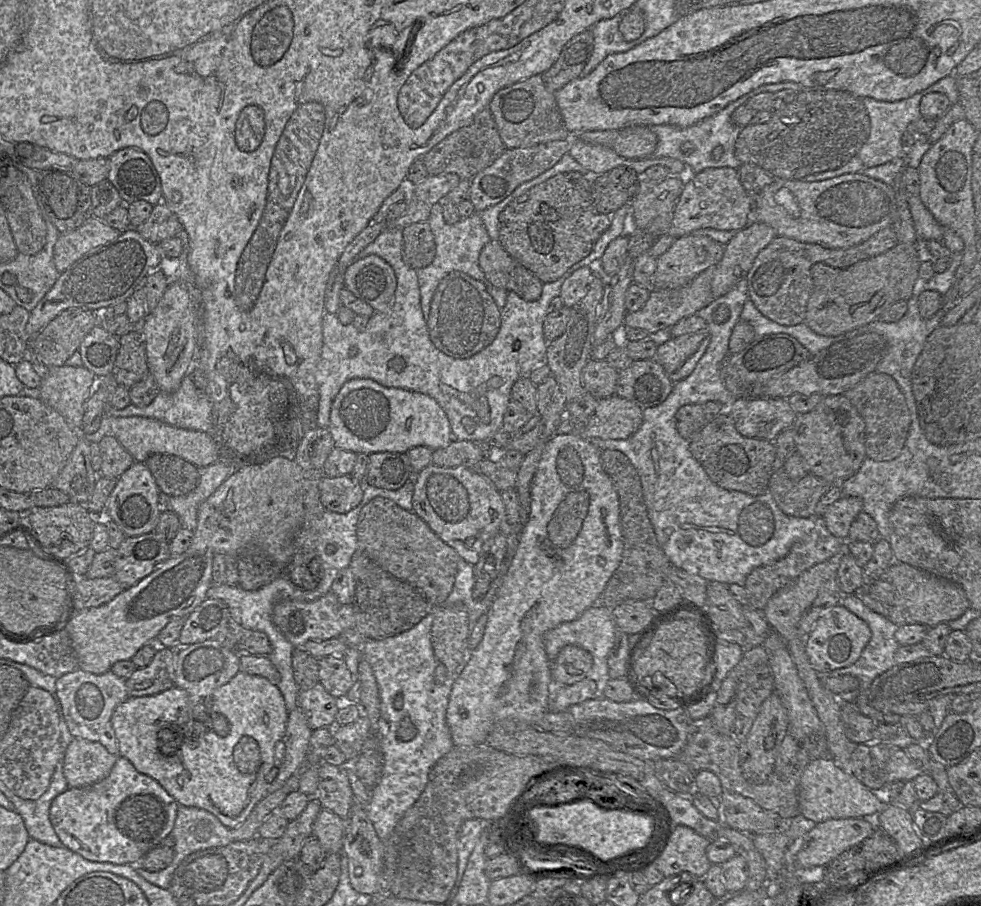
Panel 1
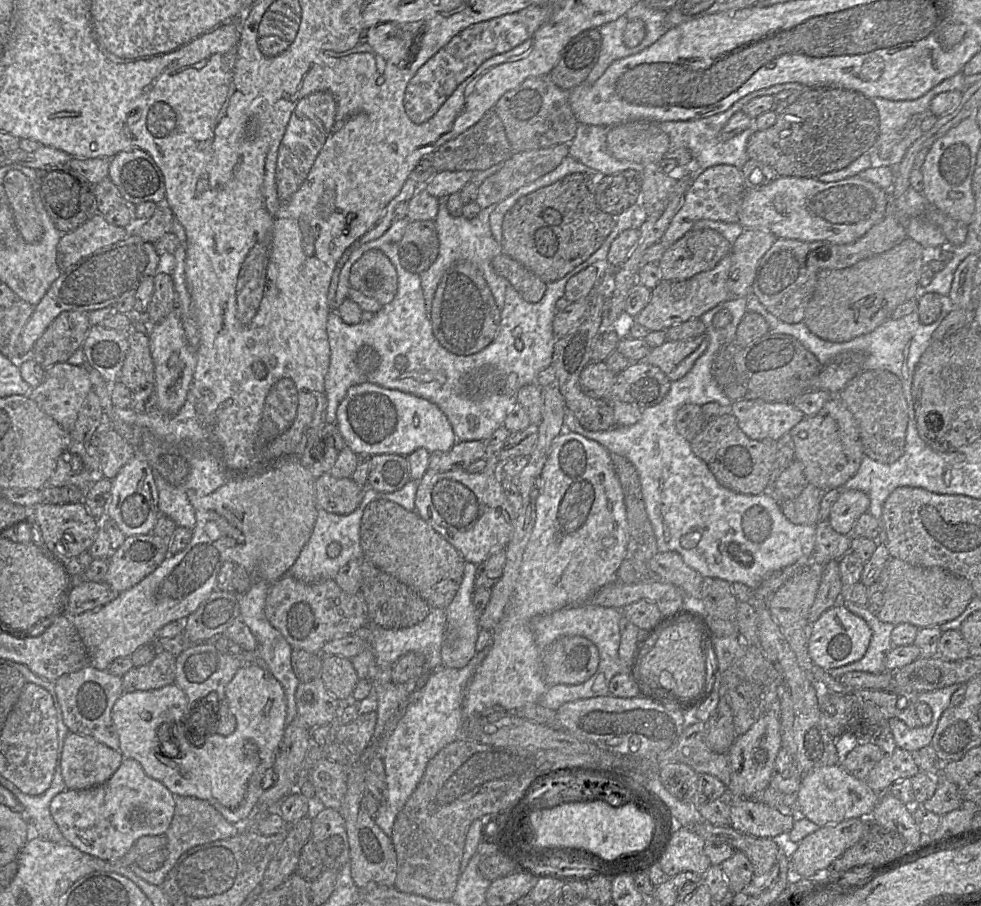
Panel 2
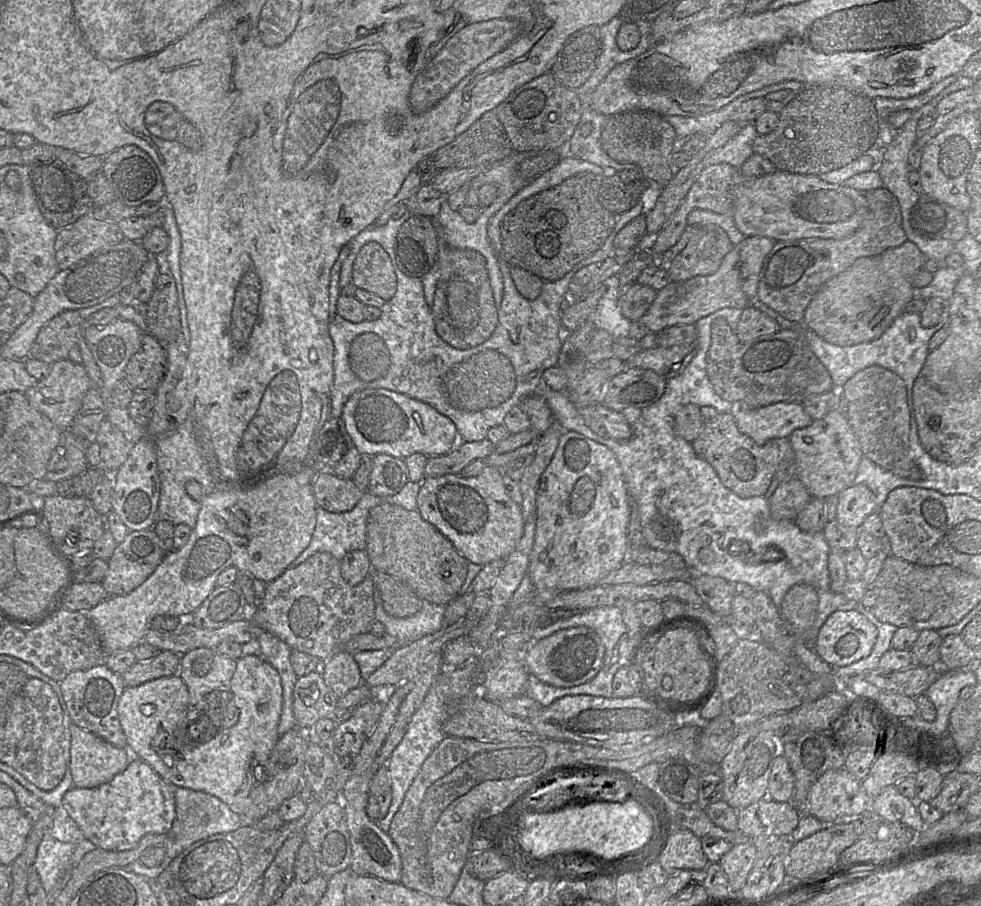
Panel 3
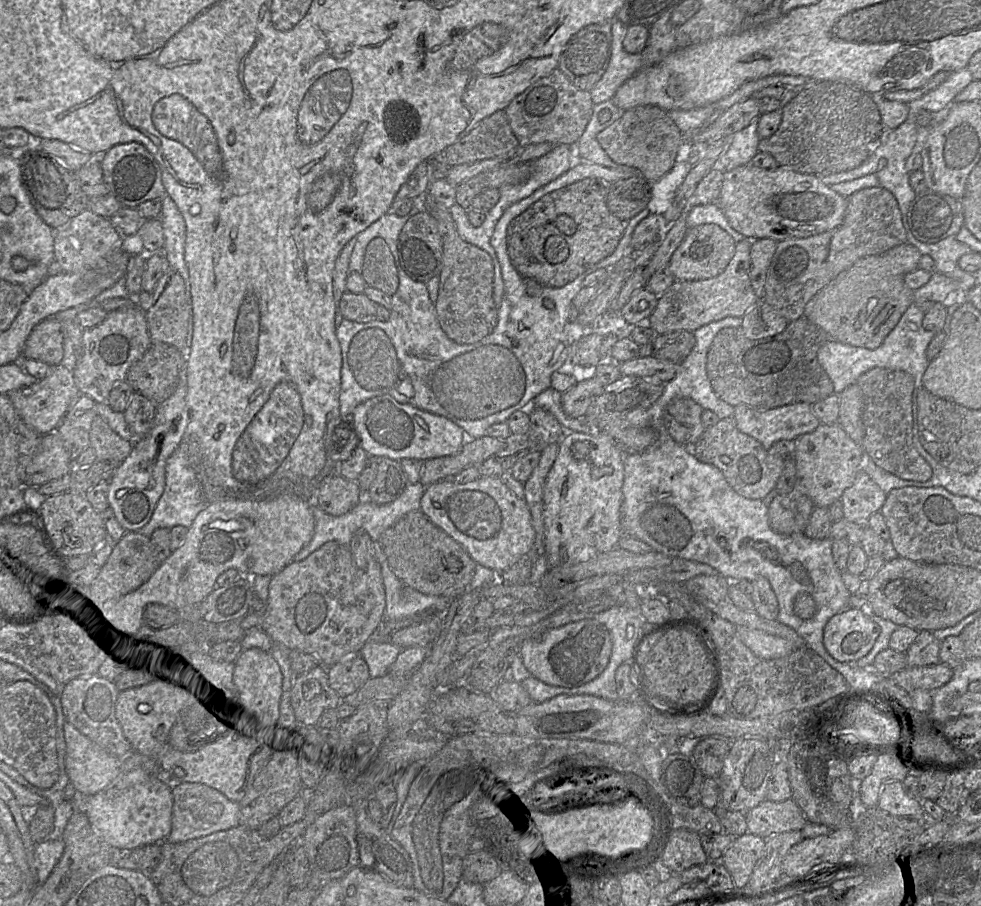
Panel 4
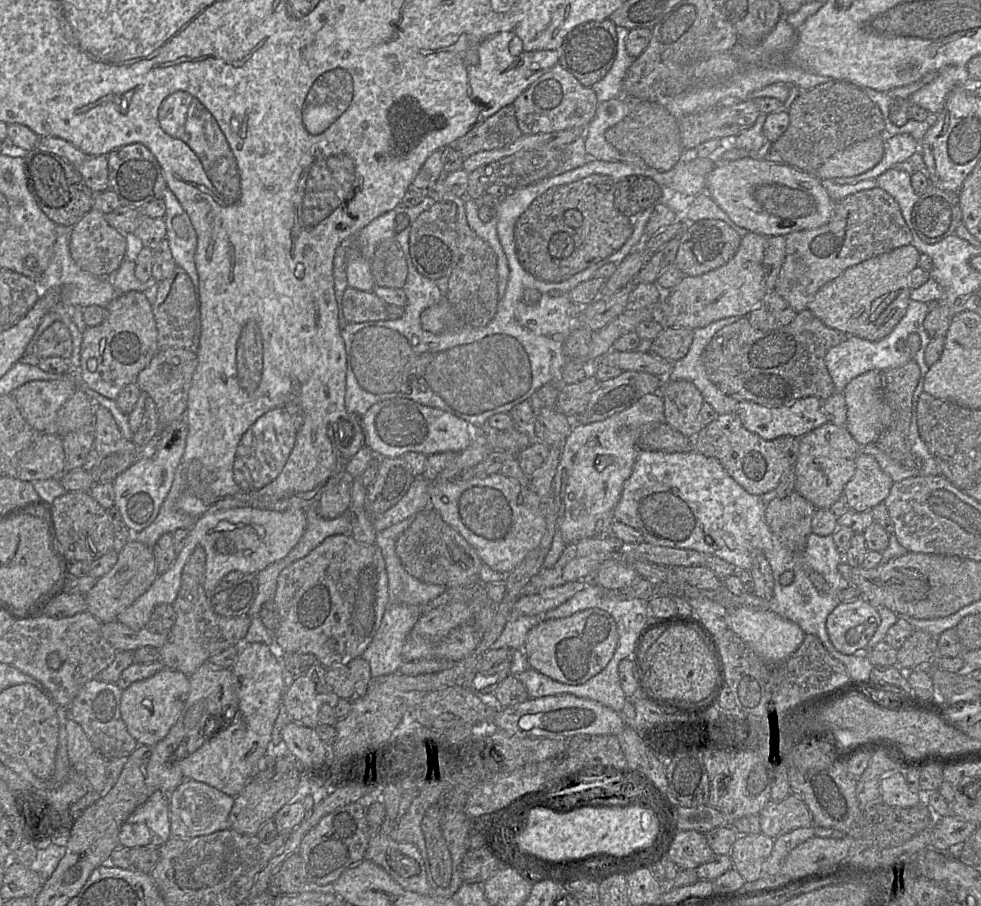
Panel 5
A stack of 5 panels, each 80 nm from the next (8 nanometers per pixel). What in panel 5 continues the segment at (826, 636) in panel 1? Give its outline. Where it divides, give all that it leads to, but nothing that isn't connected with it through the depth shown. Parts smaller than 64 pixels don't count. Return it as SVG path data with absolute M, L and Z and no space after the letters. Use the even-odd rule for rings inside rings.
M864 598L840 603L826 621L831 643L844 655L854 655L866 648L880 624L877 608Z

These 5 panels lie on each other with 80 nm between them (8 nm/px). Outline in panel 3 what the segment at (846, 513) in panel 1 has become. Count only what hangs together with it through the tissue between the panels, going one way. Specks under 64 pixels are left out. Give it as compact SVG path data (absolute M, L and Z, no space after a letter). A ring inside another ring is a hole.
M852 484L838 495L835 521L843 526L860 528L865 517L877 512L875 494L864 484Z

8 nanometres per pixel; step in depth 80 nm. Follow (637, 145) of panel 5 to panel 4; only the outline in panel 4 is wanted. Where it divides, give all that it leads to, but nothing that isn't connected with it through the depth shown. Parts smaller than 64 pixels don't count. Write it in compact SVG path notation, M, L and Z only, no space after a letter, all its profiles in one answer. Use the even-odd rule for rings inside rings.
M640 106L625 111L598 134L597 140L613 161L624 166L636 166L644 178L654 183L674 168L683 134L670 118L669 112L656 106Z

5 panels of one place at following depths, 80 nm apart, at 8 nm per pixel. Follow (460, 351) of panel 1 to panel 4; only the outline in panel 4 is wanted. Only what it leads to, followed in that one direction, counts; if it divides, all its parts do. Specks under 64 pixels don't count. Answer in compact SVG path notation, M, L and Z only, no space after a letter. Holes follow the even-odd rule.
M423 194L425 211L437 221L442 237L442 268L438 275L438 296L434 303L437 320L443 332L457 344L472 344L489 335L497 323L497 307L494 302L494 269L490 255L458 235L449 210L439 210L428 194Z

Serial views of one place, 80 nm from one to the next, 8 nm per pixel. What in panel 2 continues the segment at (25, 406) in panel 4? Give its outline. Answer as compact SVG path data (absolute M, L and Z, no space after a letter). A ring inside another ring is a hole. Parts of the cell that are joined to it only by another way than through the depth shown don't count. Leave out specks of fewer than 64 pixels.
M61 362L45 369L43 381L31 389L29 397L37 403L41 410L72 432L82 405L91 390L92 385L86 366Z

